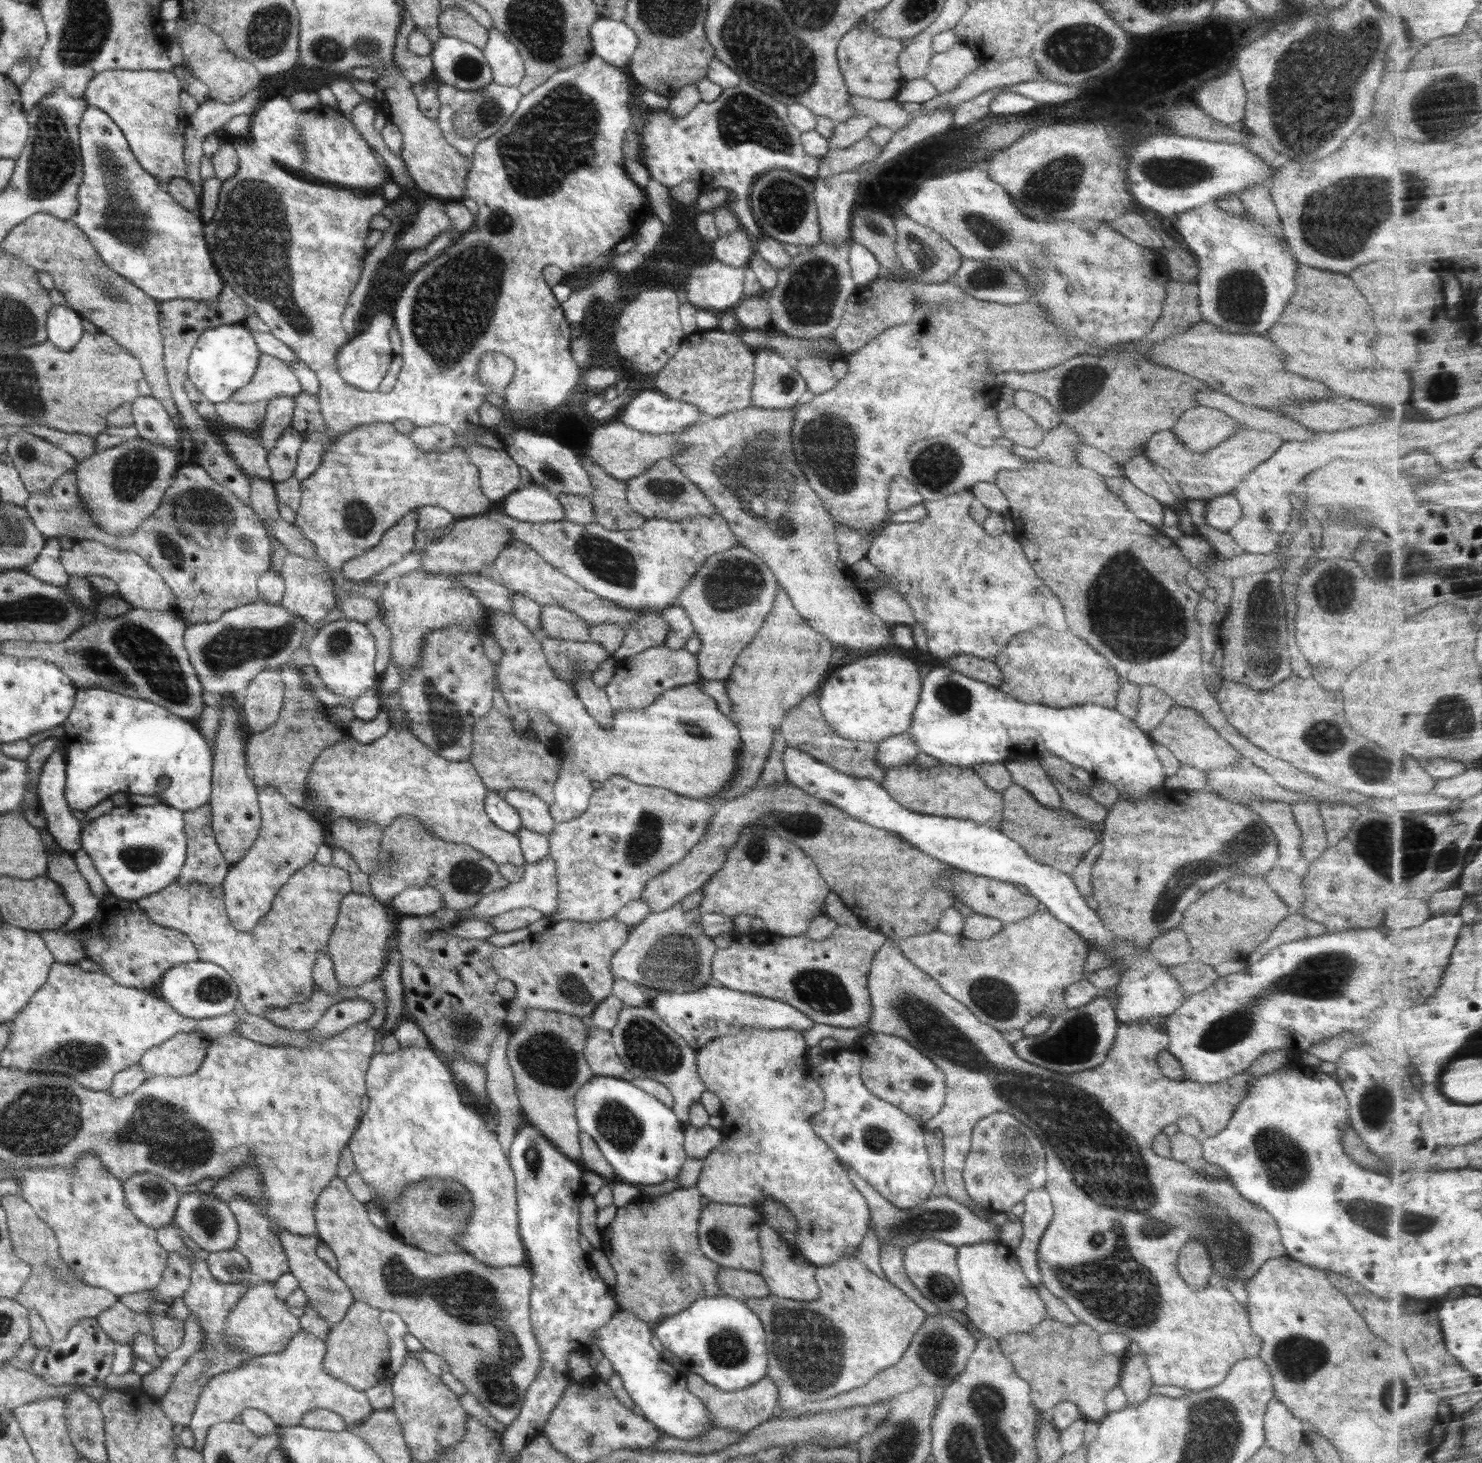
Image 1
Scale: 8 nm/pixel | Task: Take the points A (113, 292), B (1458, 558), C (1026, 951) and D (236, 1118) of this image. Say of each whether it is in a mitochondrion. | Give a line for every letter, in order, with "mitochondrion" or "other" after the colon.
A: mitochondrion
B: other
C: other
D: other

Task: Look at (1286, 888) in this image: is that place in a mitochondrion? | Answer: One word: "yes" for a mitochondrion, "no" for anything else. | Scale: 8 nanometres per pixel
no

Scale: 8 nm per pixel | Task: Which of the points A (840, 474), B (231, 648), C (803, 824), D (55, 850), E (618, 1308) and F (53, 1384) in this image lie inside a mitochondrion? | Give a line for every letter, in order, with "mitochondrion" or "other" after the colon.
A: mitochondrion
B: mitochondrion
C: mitochondrion
D: other
E: other
F: other

